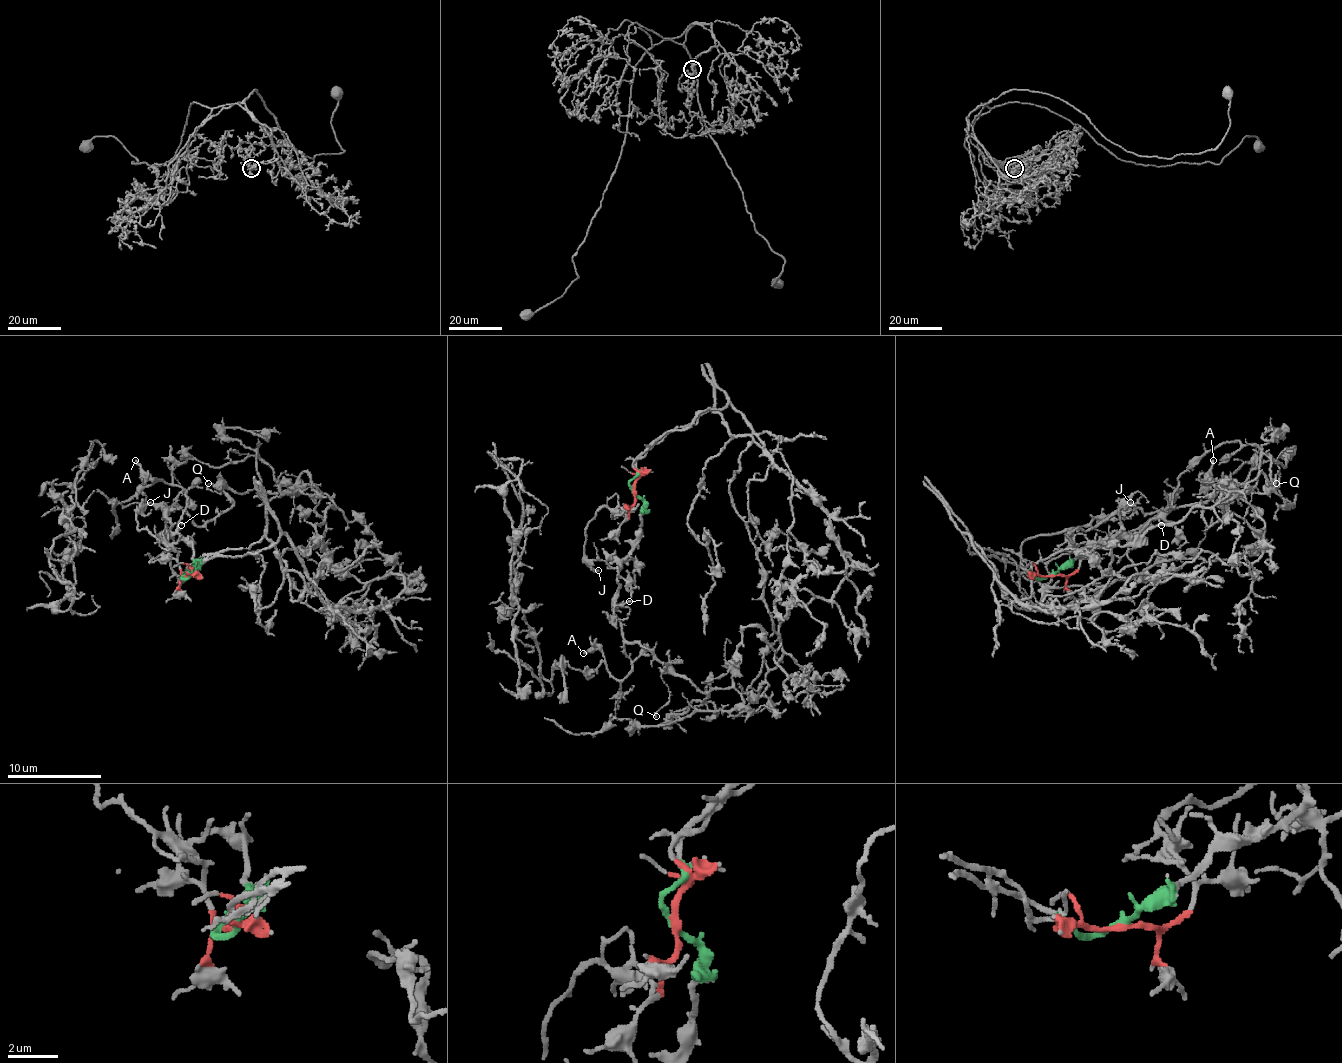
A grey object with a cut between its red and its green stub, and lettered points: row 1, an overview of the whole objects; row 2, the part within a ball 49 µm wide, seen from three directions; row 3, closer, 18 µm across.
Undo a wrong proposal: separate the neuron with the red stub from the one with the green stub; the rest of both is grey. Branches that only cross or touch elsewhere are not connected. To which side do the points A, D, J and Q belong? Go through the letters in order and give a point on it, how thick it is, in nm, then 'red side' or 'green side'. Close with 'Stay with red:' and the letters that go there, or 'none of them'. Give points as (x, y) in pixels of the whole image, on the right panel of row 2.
A: place (1213, 460); calibre 180 nm; green side
D: place (1161, 525); calibre 160 nm; green side
J: place (1130, 502); calibre 220 nm; red side
Q: place (1276, 483); calibre 130 nm; green side
Stay with red: J

